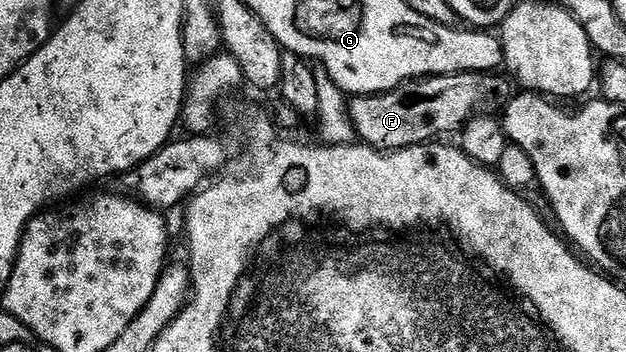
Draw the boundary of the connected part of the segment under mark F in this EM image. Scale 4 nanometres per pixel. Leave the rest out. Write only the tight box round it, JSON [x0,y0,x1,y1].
[350,70,513,151]

